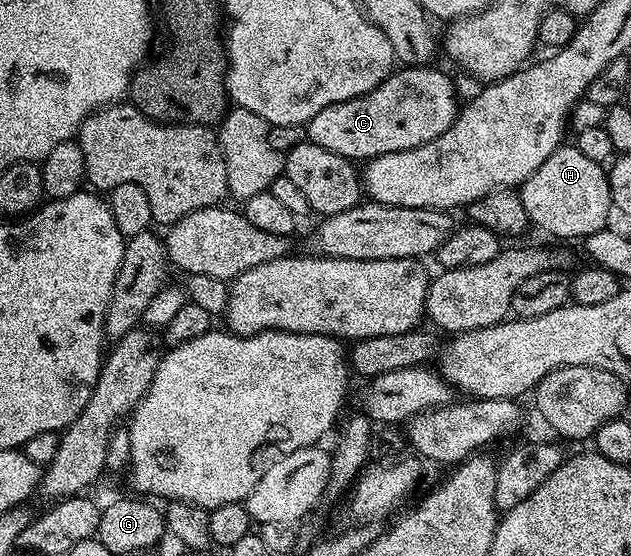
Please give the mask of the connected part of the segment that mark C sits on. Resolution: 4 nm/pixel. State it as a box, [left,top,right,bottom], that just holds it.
[306,65,458,161]

